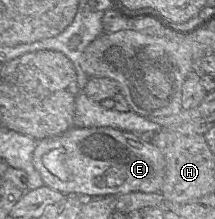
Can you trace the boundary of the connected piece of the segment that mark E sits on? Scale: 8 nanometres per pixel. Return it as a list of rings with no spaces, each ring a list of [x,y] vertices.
[[[111,127],[71,128],[68,131],[38,140],[33,164],[45,186],[65,195],[79,195],[85,200],[132,192],[160,192],[165,176],[165,159],[161,150],[134,133]]]

